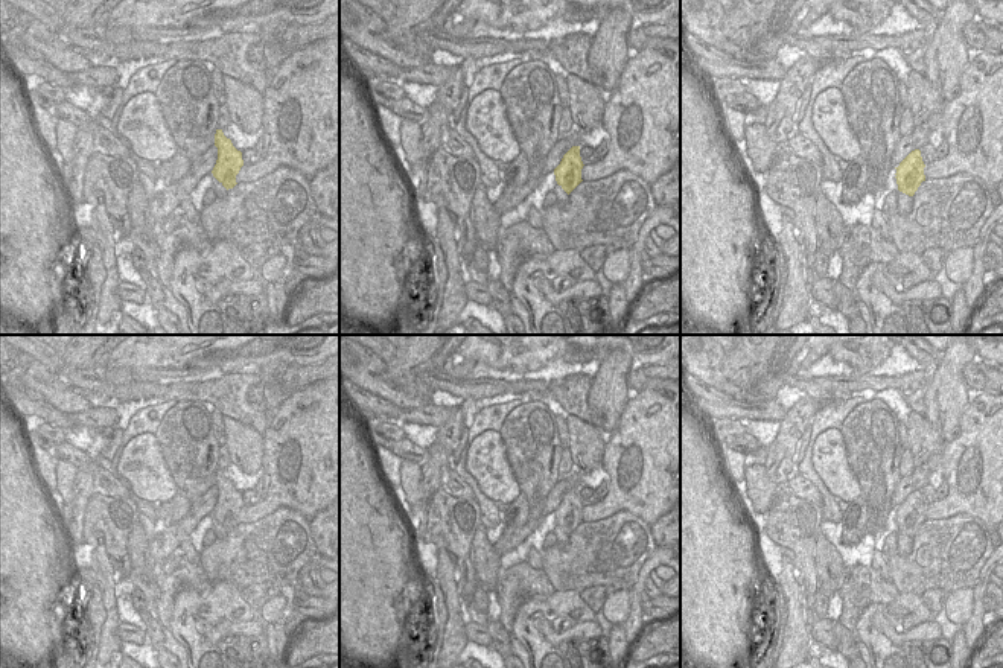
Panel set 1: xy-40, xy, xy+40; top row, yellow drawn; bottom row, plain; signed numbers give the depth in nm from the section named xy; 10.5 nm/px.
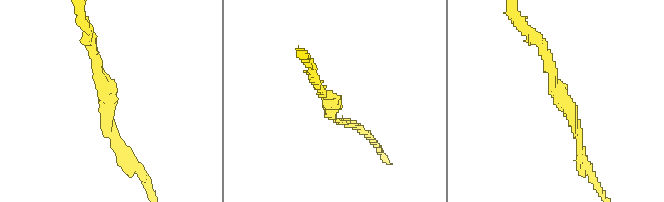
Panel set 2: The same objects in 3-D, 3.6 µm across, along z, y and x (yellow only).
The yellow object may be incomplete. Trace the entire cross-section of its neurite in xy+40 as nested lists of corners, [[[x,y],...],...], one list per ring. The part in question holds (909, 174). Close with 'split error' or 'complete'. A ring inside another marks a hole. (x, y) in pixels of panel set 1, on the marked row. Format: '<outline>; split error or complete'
[[[915,149],[912,151],[896,169],[896,184],[898,190],[913,196],[918,187],[921,186],[922,181],[925,181],[924,175],[924,161],[921,157],[921,151]]]; complete

